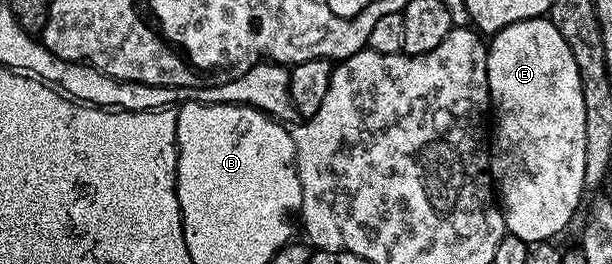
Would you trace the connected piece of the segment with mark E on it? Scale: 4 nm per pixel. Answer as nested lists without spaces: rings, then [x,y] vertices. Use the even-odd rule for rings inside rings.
[[[549,18],[537,20],[521,20],[512,26],[504,26],[499,32],[489,37],[486,50],[486,77],[492,105],[492,139],[490,145],[490,178],[494,181],[500,207],[506,218],[506,231],[511,236],[520,238],[526,244],[540,244],[555,239],[557,232],[562,232],[570,224],[578,203],[584,197],[584,90],[580,82],[580,70],[576,70],[576,58],[572,58],[572,50],[568,50],[568,42],[560,35],[560,30]]]

